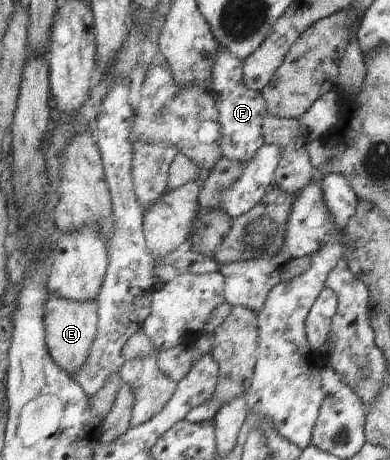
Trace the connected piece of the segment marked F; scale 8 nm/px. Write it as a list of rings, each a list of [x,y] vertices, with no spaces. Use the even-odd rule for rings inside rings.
[[[219,49],[214,63],[214,83],[210,87],[219,108],[220,122],[224,131],[222,152],[226,158],[250,164],[258,155],[259,149],[266,143],[262,125],[264,115],[268,113],[268,103],[262,92],[252,90],[244,80],[244,65],[227,49]]]

